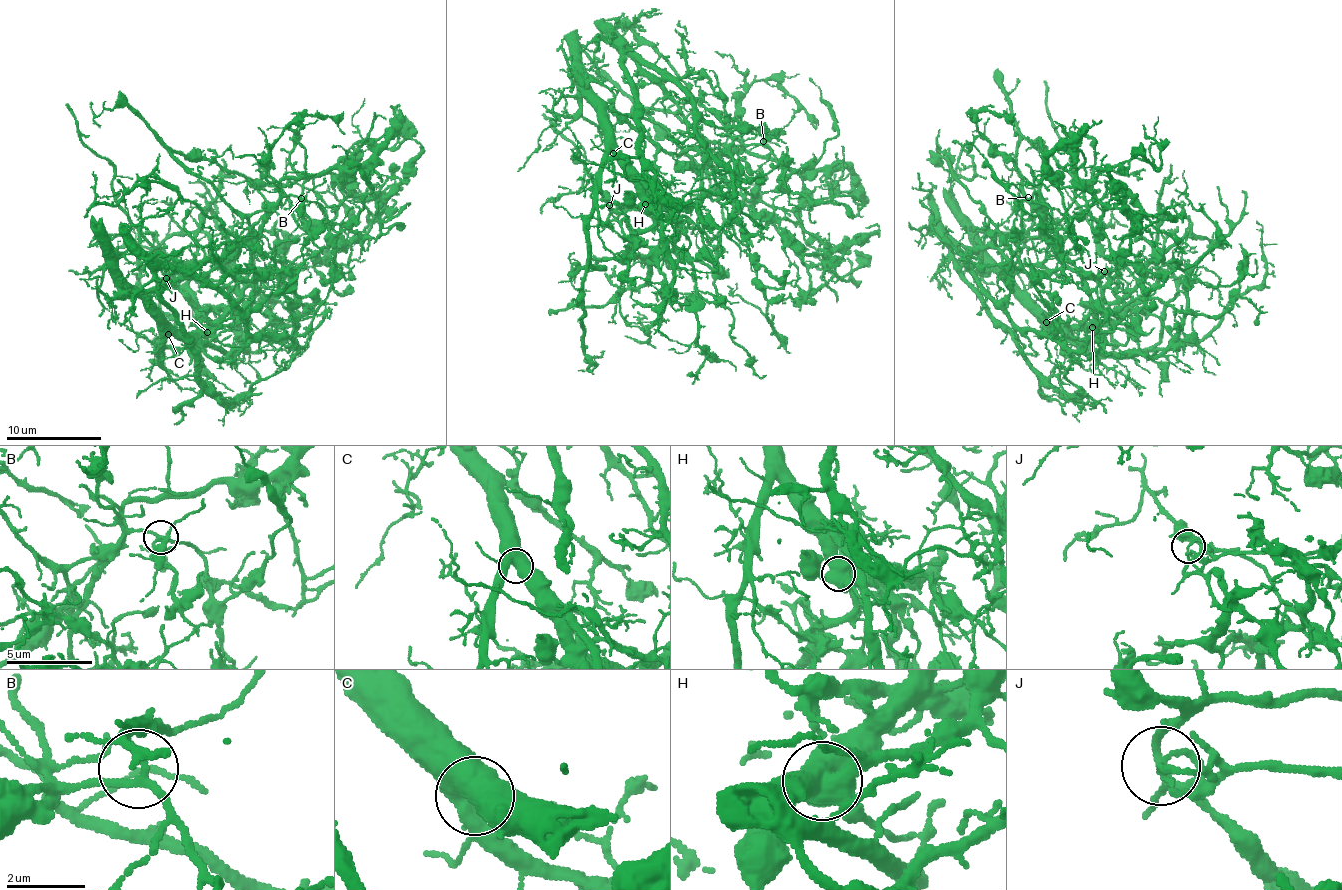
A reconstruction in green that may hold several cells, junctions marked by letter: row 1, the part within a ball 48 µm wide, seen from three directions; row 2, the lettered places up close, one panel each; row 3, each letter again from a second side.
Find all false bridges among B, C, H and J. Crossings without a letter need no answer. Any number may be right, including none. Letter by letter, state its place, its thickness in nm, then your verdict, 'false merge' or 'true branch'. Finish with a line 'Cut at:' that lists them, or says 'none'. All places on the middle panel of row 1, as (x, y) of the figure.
B: place (763, 141); calibre 160 nm; true branch
C: place (613, 153); calibre 480 nm; true branch
H: place (645, 204); calibre 700 nm; false merge
J: place (609, 205); calibre 100 nm; false merge
Cut at: H, J

